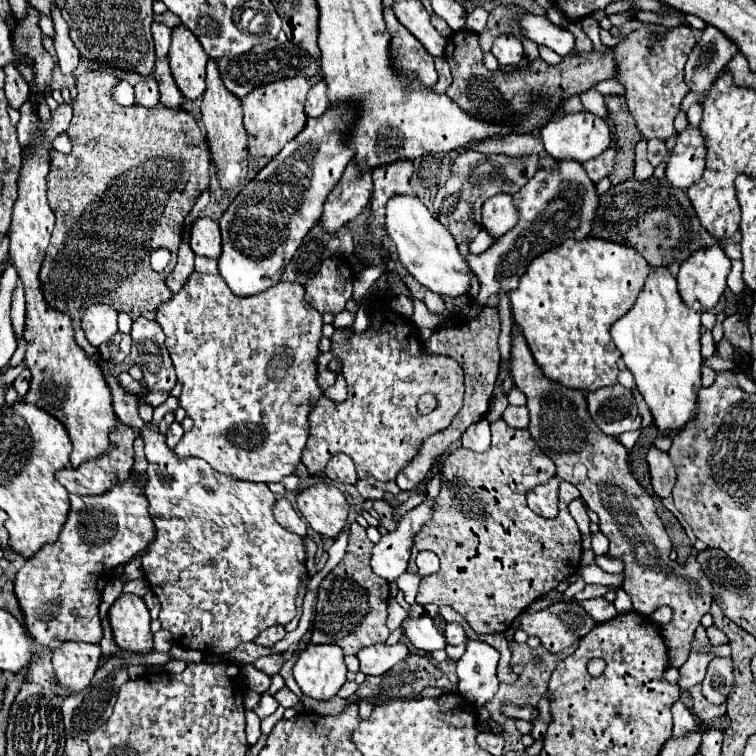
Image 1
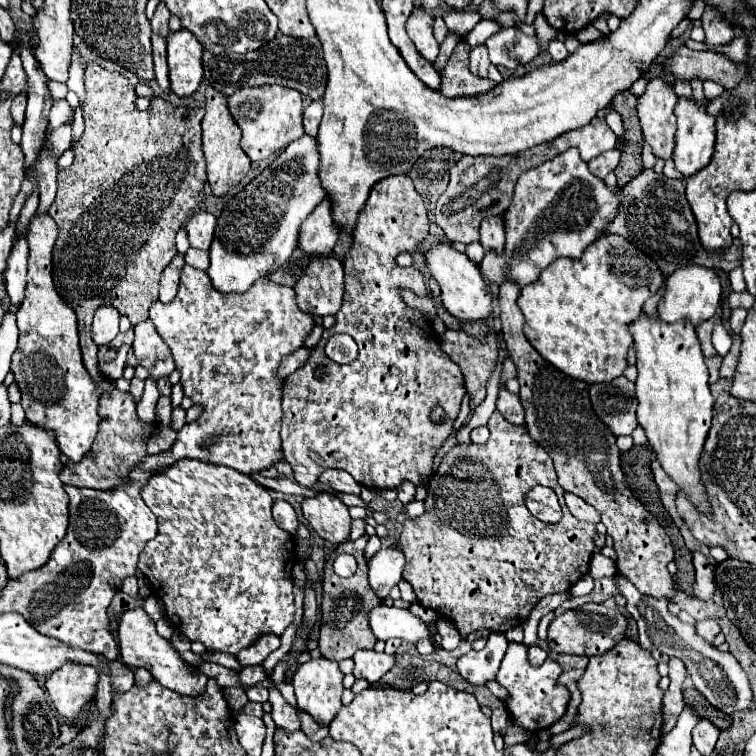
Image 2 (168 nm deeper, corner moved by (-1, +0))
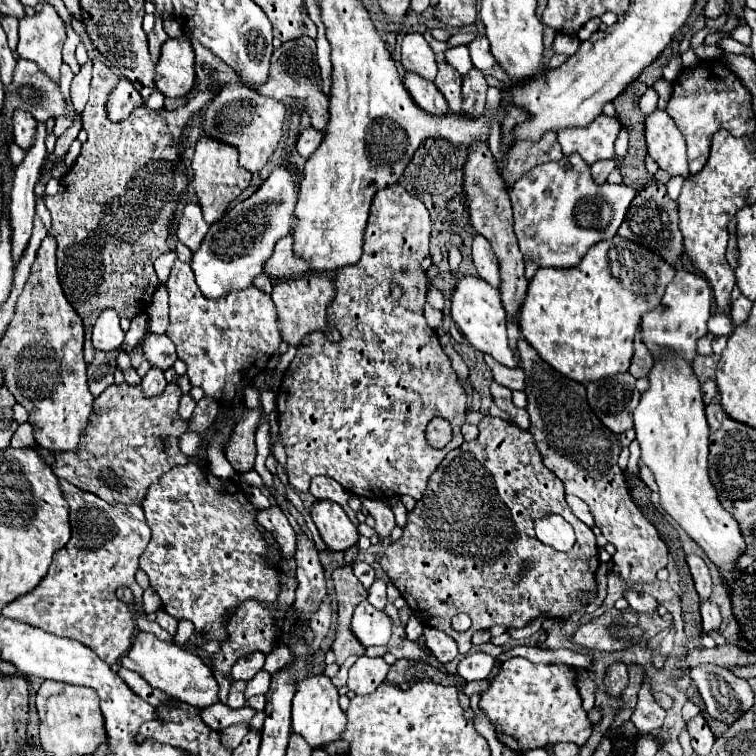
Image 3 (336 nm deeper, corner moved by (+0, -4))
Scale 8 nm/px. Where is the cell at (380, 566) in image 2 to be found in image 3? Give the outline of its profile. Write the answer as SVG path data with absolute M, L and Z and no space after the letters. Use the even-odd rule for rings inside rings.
M377 579L377 581L373 583L373 587L369 589L369 597L367 597L367 601L369 601L375 609L379 609L379 611L383 611L385 605L387 605L385 589L387 589L387 585L385 585L381 579Z

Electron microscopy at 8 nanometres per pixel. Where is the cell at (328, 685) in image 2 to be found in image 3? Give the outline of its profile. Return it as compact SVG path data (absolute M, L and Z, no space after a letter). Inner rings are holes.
M311 675L297 685L297 693L293 697L293 717L291 717L291 731L301 735L313 749L323 749L327 743L339 741L341 733L345 731L347 717L337 703L339 695L335 685L325 675Z

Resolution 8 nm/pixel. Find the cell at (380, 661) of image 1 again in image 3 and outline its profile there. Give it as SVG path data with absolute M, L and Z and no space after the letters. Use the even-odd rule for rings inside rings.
M361 655L355 665L349 669L349 679L347 687L355 695L369 695L373 693L387 677L389 665L381 657L367 657Z

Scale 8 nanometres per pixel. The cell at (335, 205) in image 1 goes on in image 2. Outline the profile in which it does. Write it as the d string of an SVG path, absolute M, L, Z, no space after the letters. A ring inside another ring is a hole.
M326 197L324 201L318 203L314 213L304 221L300 229L300 249L310 253L310 255L330 255L338 235L340 227L334 223L332 217L332 201Z

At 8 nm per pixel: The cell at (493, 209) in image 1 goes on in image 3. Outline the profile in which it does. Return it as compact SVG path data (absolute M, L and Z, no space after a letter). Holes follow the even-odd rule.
M475 235L475 239L473 239L473 263L483 281L487 281L493 287L501 285L499 261L497 261L489 241L483 235Z

